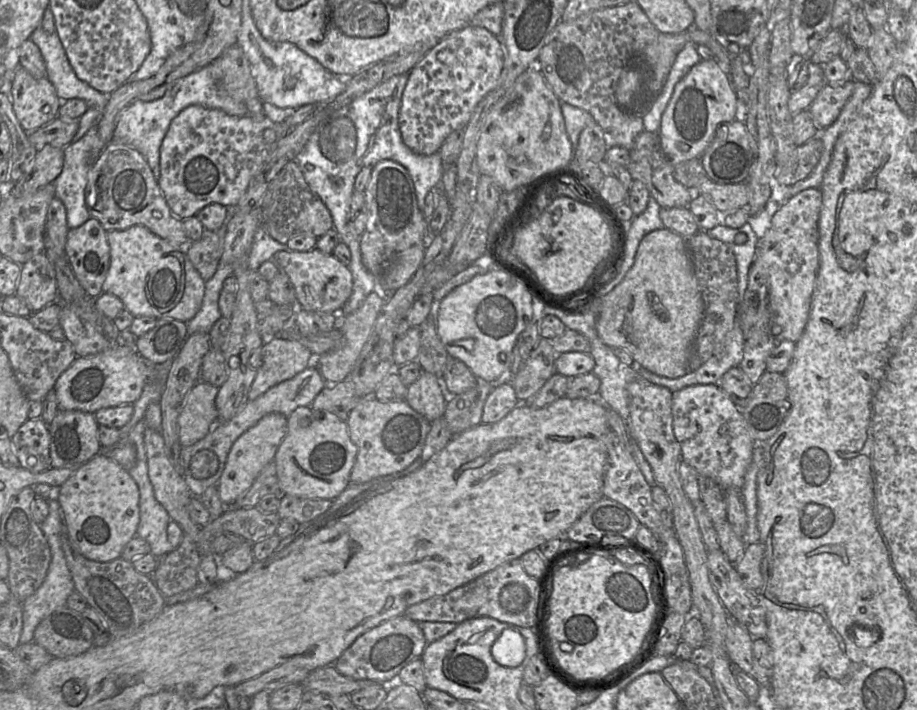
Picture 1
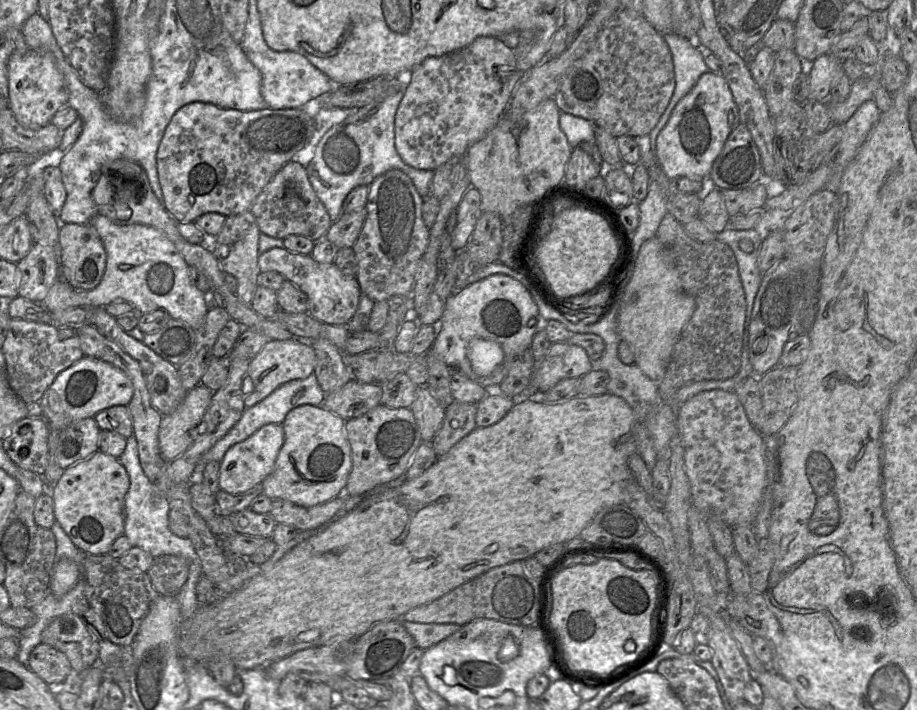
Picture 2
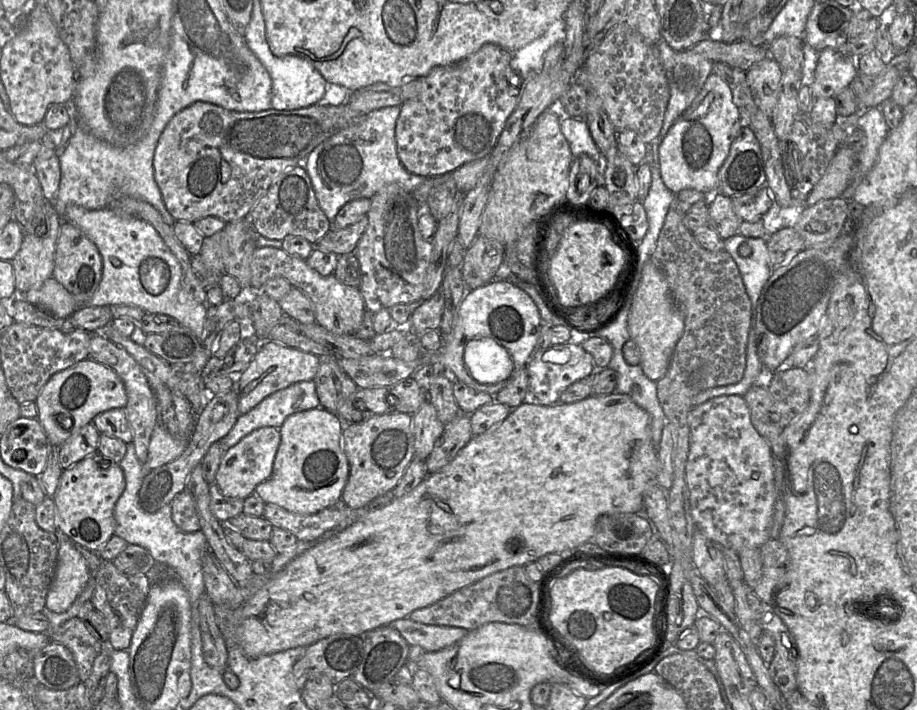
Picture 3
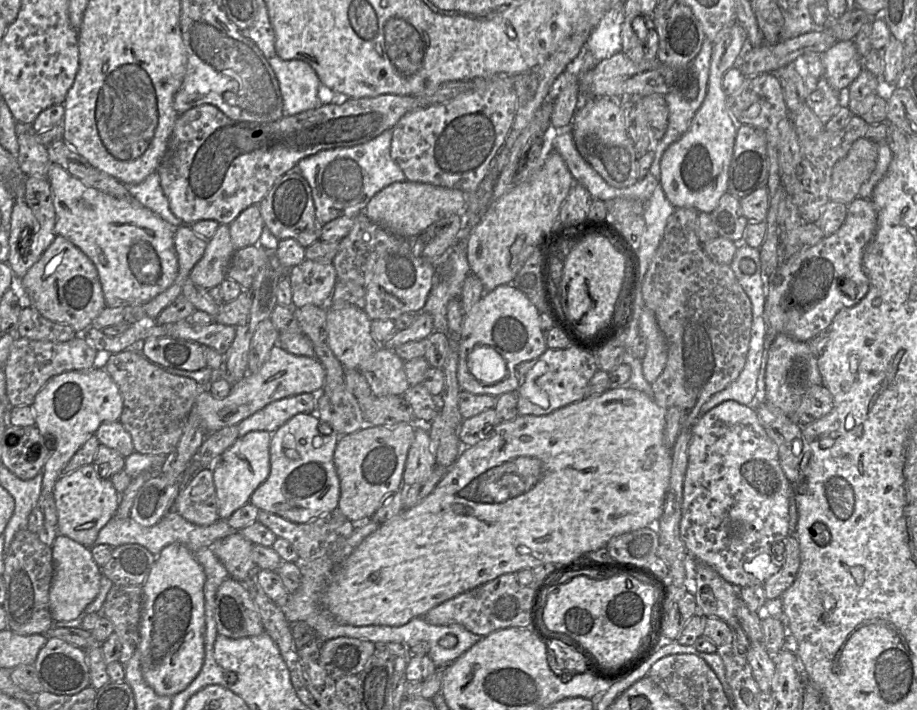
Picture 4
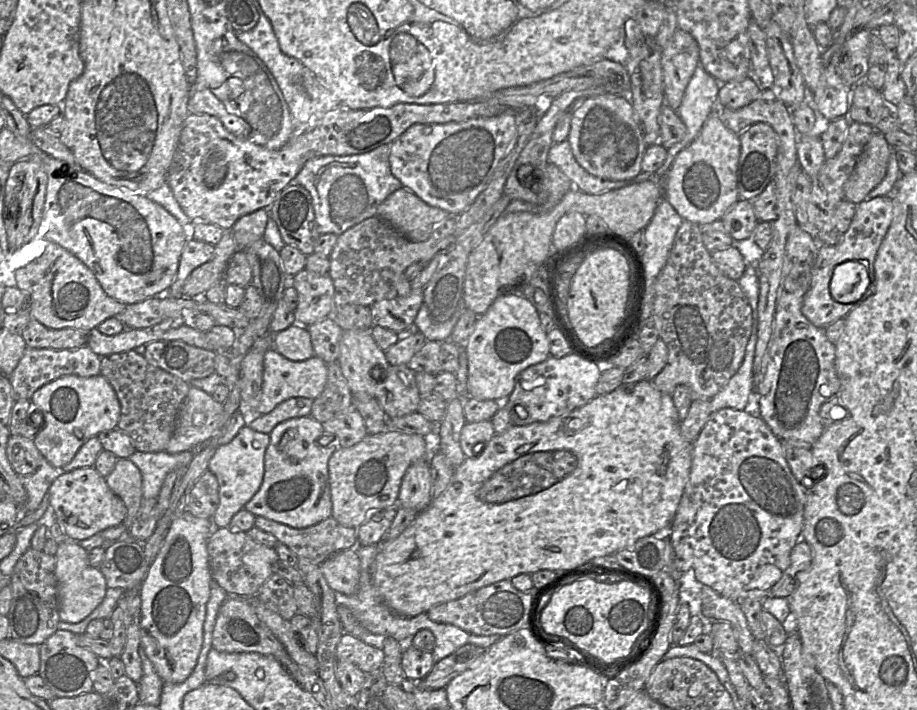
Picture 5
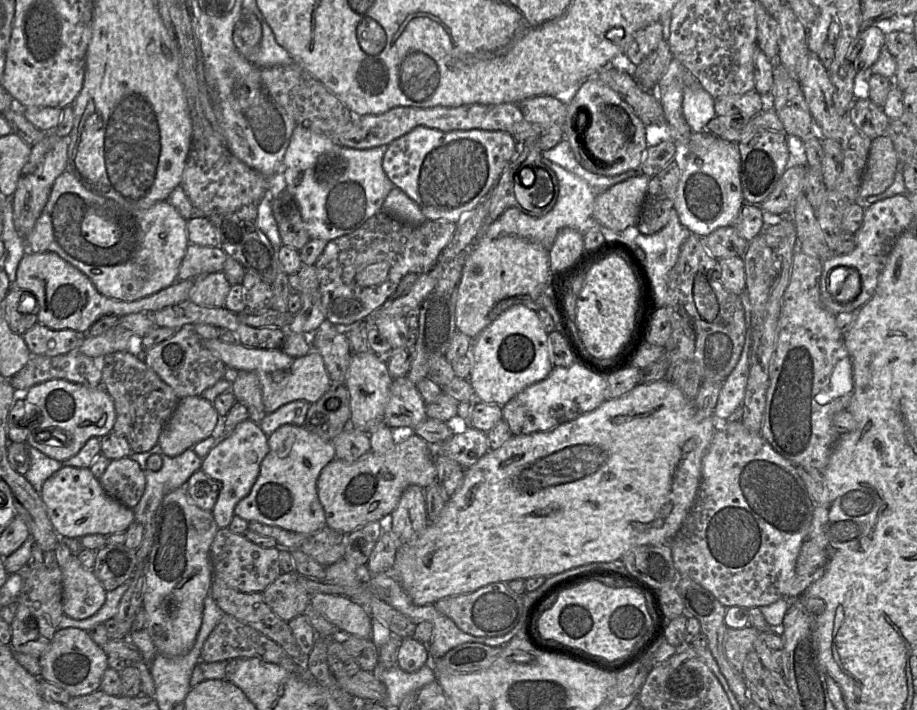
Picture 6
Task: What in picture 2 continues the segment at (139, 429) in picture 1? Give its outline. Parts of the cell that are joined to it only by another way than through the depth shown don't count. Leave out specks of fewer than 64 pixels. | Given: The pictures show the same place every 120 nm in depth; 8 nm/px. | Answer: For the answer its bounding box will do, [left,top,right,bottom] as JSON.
[119,434,202,620]

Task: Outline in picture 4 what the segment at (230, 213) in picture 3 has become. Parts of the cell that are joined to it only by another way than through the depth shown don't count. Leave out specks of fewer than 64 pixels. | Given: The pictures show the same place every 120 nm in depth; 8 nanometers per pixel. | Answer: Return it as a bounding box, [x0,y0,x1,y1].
[157,94,421,224]

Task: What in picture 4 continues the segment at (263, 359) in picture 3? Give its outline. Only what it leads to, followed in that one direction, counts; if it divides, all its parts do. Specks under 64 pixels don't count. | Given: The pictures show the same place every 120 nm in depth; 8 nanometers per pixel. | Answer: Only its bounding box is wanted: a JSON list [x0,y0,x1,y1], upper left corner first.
[193,344,325,434]

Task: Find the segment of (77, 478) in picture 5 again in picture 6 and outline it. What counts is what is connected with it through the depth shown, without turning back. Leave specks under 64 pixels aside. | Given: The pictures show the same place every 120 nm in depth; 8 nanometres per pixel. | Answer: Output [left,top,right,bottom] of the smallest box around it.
[40,467,135,538]

